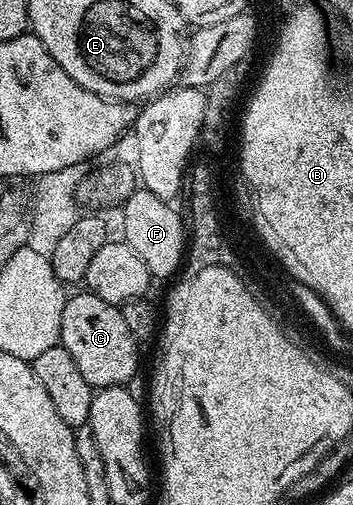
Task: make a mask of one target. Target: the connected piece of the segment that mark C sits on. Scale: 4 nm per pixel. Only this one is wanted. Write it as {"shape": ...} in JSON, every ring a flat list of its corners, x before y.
{"shape":[[81,290,78,296,70,295,63,306,61,338,59,343,75,358,83,378,93,389,116,388,128,385,137,372,139,341,127,330,120,307,103,302,94,292]]}

